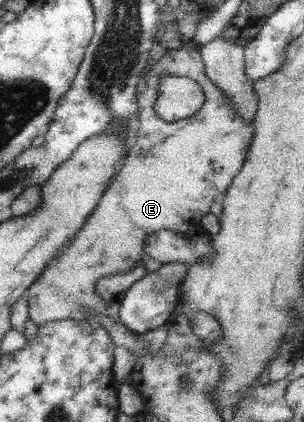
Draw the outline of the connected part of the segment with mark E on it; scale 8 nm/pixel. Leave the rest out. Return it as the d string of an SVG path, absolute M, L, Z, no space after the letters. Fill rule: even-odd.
M186 43L184 46L166 50L142 77L137 89L139 111L135 120L133 145L118 168L118 177L112 181L97 210L76 234L76 239L70 242L70 249L59 256L52 267L47 267L36 283L26 291L28 319L38 324L39 328L59 320L85 321L90 314L106 315L109 303L97 292L97 283L103 277L129 271L143 261L143 258L147 258L144 244L148 235L160 230L172 230L194 238L204 233L200 225L202 219L210 214L212 203L221 200L240 174L255 136L254 126L237 112L233 101L209 78L205 69L199 45L196 43L194 47L194 43ZM165 75L186 76L202 86L207 98L198 113L172 123L157 114L155 105L160 80Z

